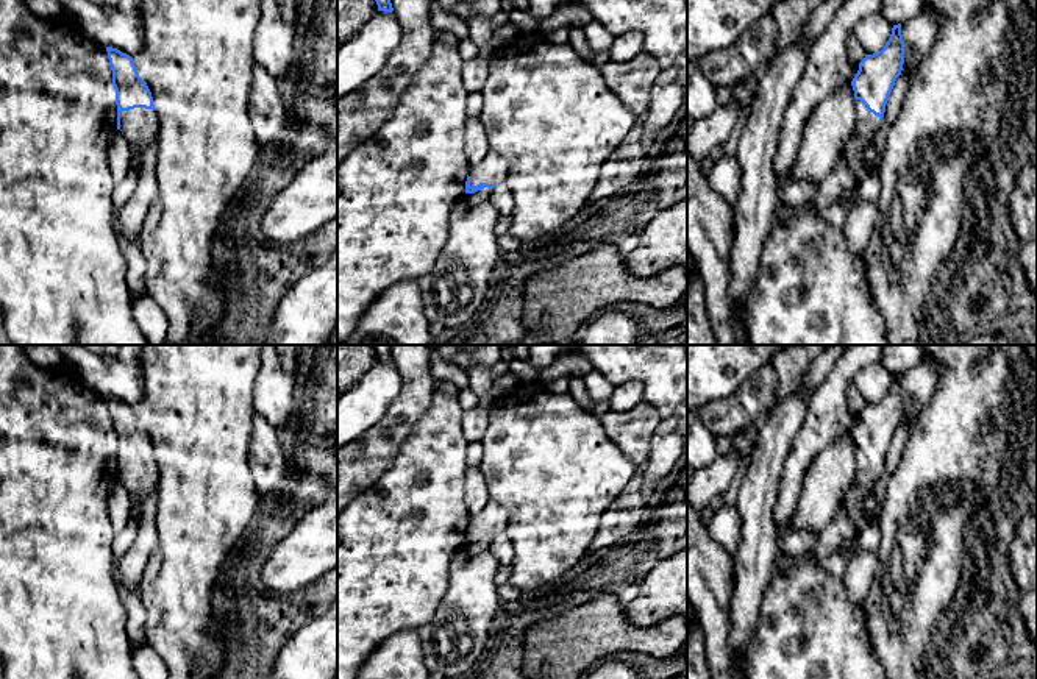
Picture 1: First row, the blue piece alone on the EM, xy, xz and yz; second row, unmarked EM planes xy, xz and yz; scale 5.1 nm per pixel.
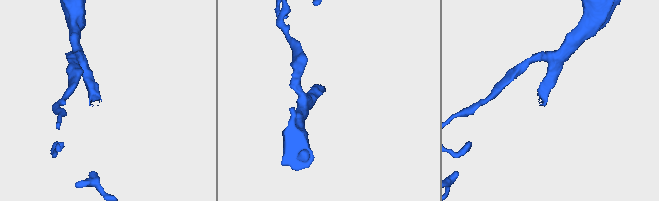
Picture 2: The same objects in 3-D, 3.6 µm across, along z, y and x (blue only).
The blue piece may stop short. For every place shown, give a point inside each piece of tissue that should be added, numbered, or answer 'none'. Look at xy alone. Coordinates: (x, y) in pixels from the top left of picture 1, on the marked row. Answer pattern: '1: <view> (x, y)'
1: xy (139, 125)

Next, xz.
1: xz (492, 169)

